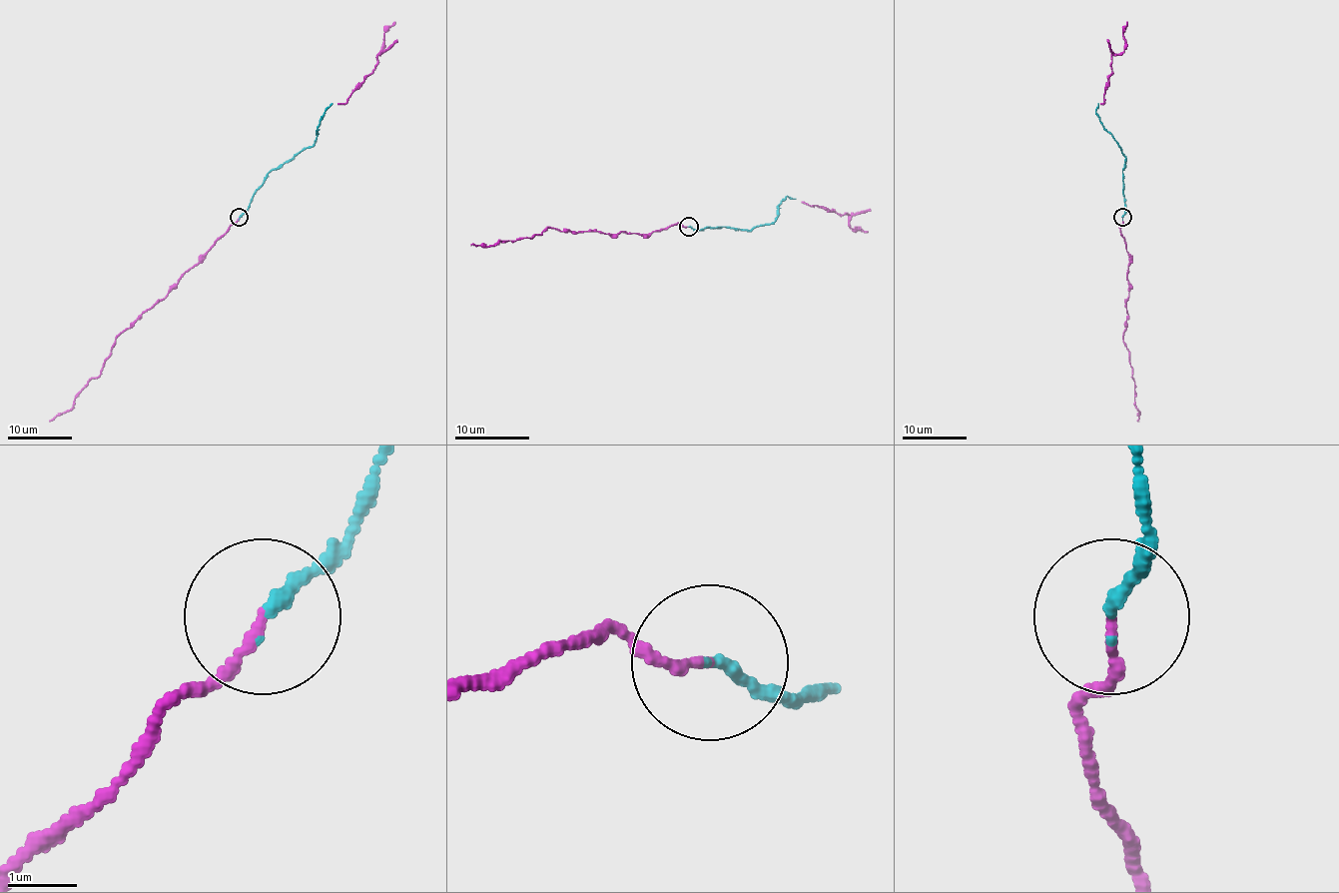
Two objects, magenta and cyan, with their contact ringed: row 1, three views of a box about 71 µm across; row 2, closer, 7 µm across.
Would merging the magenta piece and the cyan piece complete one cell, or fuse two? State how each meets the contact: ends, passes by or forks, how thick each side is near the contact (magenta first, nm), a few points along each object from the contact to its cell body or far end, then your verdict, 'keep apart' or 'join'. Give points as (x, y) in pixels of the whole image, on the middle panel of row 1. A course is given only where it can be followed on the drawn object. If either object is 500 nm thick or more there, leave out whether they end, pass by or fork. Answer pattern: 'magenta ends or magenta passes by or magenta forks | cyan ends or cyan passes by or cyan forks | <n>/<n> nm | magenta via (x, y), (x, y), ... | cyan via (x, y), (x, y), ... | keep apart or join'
magenta ends | cyan ends | 130/170 nm | magenta via (689, 227), (674, 223), (648, 234), (570, 233), (546, 227), (531, 238), (470, 246) | cyan via (689, 227), (750, 231), (760, 225), (769, 225), (776, 218), (778, 205), (787, 196), (795, 199) | join

